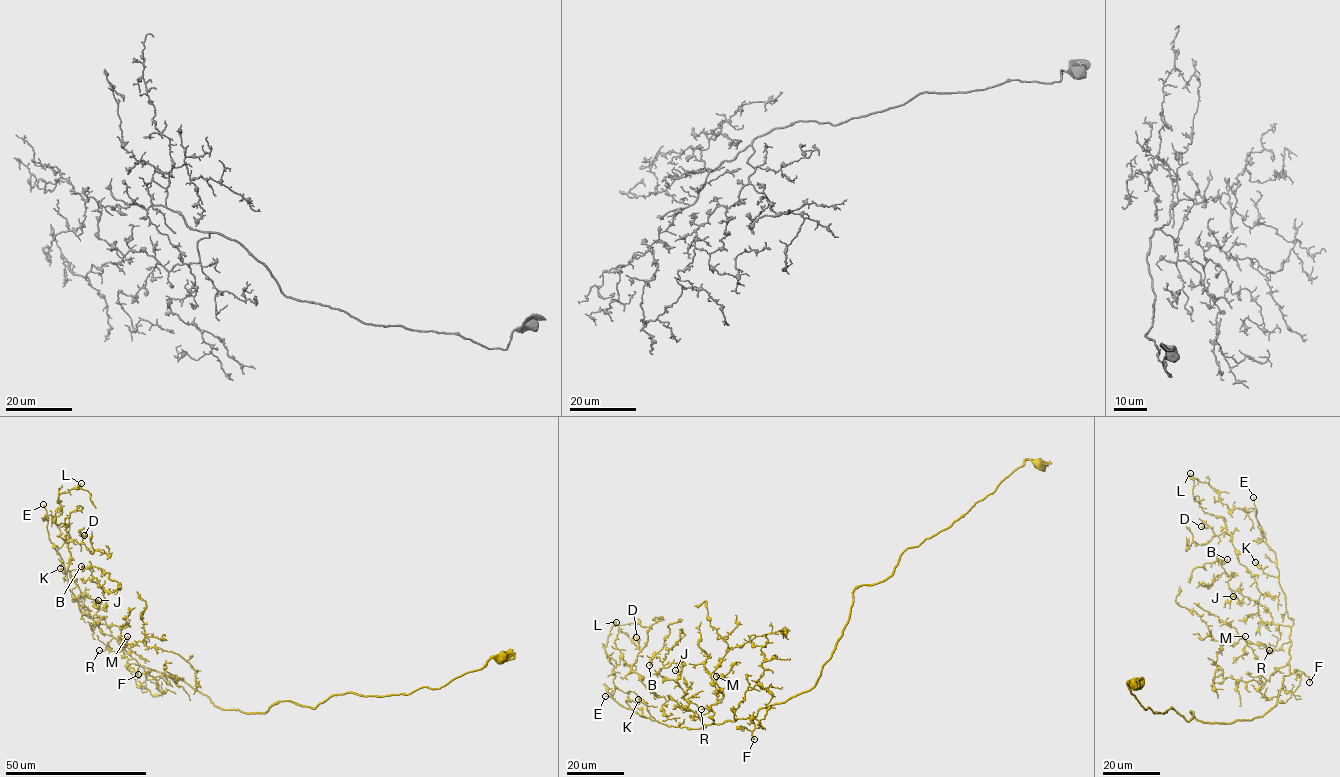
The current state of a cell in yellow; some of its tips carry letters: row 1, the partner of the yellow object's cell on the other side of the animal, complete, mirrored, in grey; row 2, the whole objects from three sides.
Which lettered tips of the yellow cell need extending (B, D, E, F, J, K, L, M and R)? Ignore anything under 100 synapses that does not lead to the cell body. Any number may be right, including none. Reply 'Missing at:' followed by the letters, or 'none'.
Missing at: E, F

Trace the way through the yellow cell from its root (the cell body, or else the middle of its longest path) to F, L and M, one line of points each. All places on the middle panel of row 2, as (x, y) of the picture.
F: (1038, 463), (1025, 460), (947, 528), (907, 548), (886, 579), (857, 585), (816, 685), (761, 708), (754, 739)
L: (1038, 463), (857, 585), (816, 685), (753, 717), (688, 729), (621, 705), (604, 648), (616, 622)
M: (1038, 463), (1025, 460), (907, 548), (886, 579), (857, 585), (812, 688), (715, 724), (716, 676)

